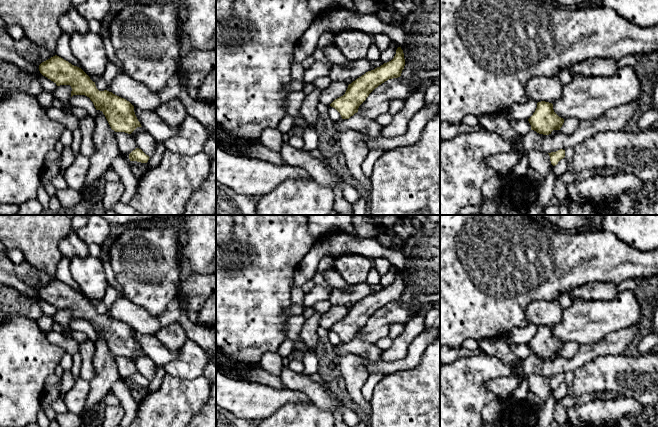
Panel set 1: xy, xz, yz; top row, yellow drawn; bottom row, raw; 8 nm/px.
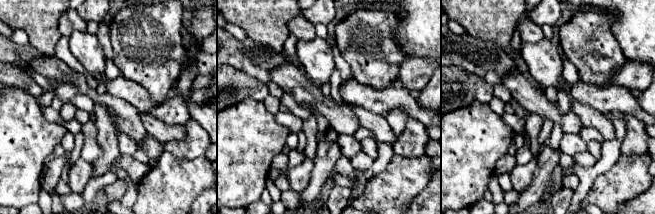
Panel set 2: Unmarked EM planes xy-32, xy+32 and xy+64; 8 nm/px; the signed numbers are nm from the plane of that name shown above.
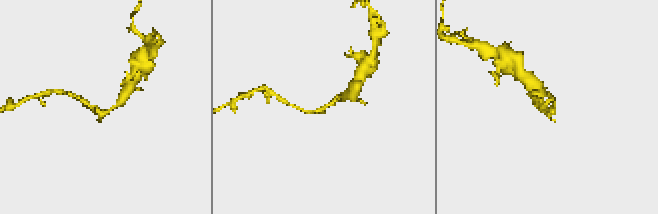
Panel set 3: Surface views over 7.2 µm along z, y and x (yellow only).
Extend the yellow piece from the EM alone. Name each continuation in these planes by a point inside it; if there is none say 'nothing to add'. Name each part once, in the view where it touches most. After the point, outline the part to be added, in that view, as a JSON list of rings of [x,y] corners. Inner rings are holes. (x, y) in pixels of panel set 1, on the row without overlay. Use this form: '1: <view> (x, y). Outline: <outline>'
nothing to add

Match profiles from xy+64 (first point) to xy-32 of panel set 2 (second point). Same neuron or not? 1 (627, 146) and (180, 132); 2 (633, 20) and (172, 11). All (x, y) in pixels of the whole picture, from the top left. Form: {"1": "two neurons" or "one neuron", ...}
{"1": "two neurons", "2": "two neurons"}

